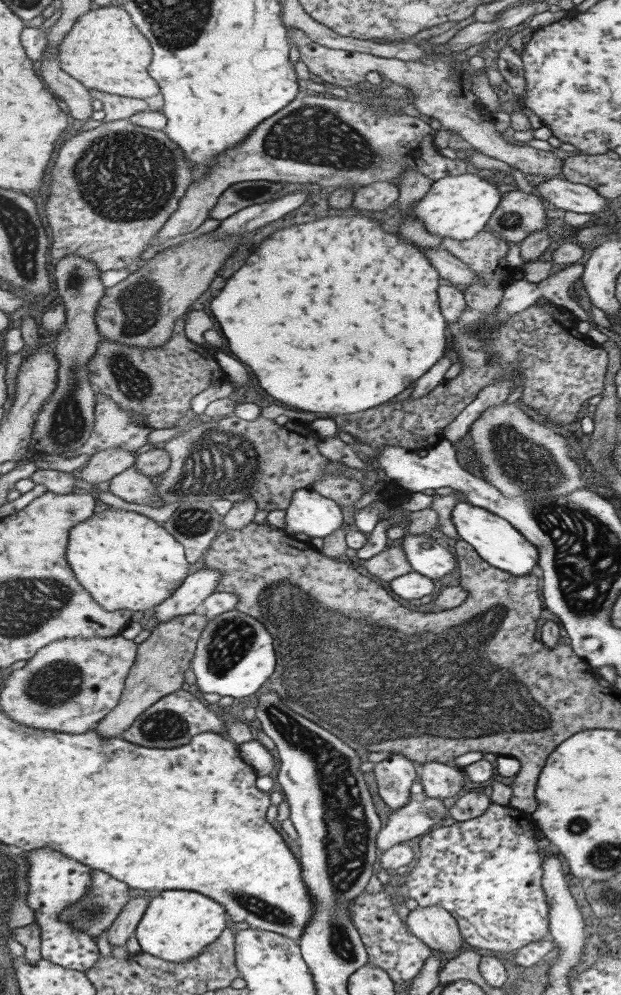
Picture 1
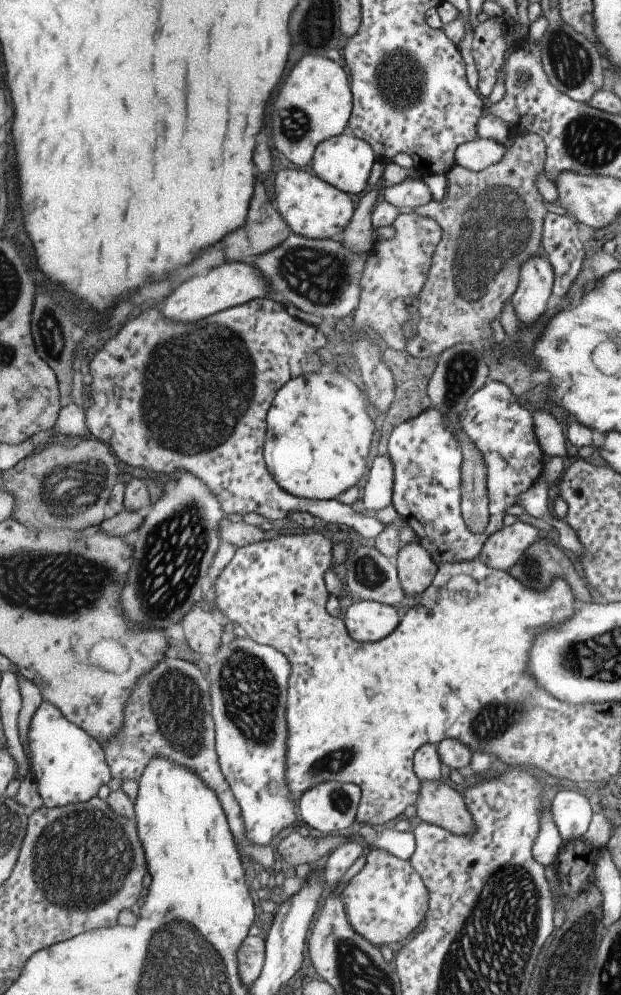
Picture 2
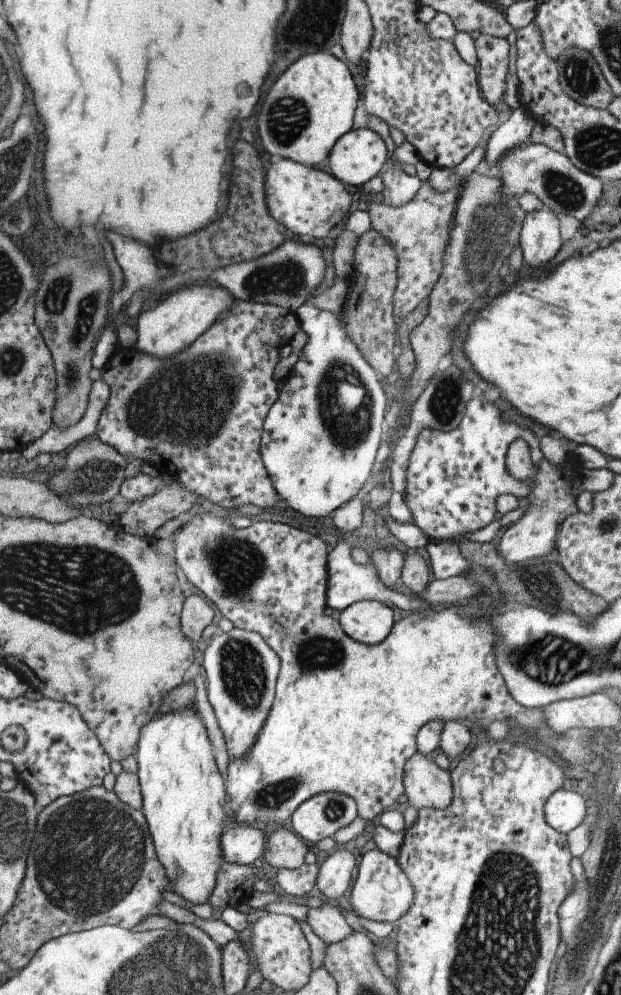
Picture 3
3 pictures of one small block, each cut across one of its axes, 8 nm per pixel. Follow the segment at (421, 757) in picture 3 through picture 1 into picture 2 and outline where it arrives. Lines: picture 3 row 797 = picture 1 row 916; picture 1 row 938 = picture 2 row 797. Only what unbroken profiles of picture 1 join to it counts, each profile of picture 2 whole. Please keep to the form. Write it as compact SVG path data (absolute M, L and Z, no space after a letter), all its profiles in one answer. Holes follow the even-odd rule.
M421 780L421 794L419 800L415 804L417 808L417 818L421 818L421 822L429 822L435 826L441 826L445 830L451 830L453 834L473 834L475 830L475 818L469 812L465 798L461 792L457 792L455 788L447 786L447 780Z

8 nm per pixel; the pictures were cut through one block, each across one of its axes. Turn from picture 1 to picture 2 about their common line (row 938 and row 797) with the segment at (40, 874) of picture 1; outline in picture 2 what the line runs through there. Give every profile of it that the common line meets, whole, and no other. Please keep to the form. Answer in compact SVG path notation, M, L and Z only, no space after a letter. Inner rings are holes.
M43 702L39 712L35 712L27 732L27 748L39 794L45 806L51 810L97 798L99 788L107 786L113 778L113 768L109 768L105 748L51 702Z

